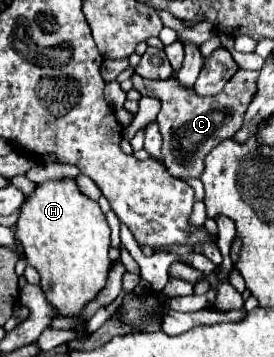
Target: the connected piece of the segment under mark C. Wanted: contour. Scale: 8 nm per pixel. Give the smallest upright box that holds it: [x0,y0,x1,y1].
[132,70,258,178]

